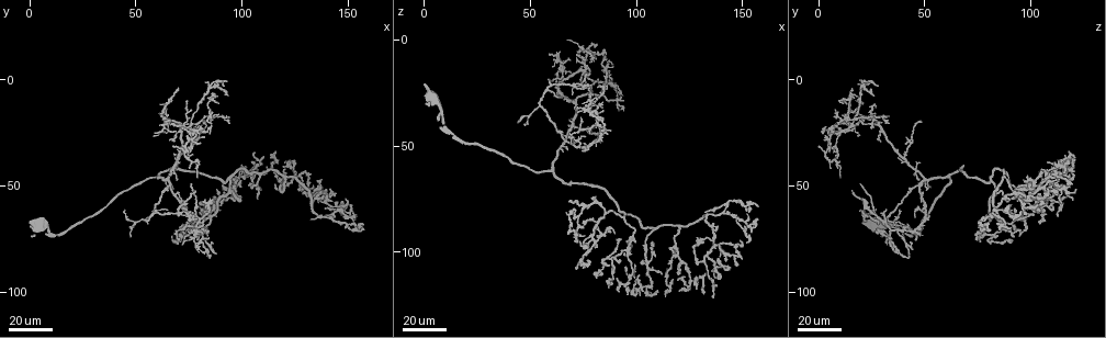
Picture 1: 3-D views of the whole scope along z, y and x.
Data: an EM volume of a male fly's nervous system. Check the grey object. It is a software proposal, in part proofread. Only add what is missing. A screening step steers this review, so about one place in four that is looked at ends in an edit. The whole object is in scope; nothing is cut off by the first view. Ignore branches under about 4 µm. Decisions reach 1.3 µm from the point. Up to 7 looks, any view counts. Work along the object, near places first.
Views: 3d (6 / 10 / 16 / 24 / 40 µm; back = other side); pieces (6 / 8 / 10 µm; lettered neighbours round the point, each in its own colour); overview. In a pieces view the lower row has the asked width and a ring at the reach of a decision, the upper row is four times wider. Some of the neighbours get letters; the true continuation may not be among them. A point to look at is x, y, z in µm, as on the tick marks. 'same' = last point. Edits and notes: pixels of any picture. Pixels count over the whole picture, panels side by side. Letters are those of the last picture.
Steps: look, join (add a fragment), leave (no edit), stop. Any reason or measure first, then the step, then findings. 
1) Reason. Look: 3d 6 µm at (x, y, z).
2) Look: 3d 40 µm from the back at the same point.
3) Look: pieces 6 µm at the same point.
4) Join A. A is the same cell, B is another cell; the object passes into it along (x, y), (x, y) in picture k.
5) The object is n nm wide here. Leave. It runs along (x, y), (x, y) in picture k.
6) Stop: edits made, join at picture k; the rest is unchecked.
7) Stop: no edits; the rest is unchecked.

Branch stops here. Look: 3d 24 µm at (82, 28, 44).

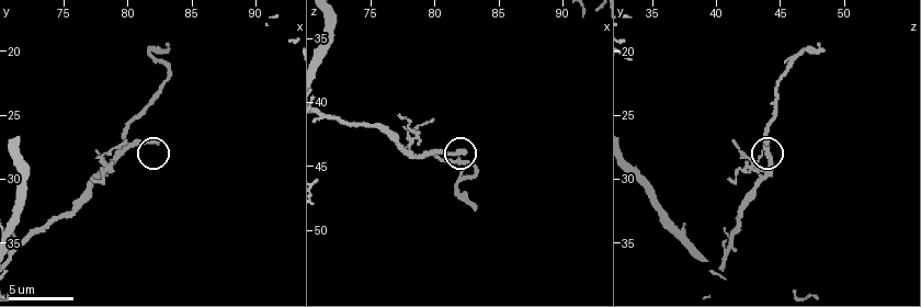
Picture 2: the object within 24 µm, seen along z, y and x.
What lies round it. Look: pieces 10 µm at (82.4, 27.0, 44.0).

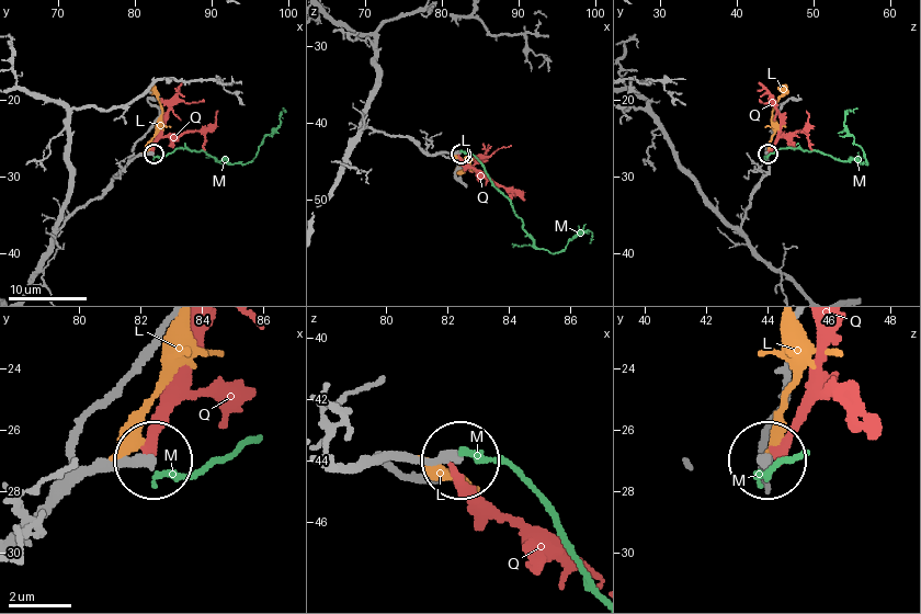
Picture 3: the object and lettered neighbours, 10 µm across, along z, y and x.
The object is 330 nm wide here. Leave. L, M and Q are other cells; none of them fits.

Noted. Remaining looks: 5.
Free end. Look: 3d 24 µm at (71, 77, 75).

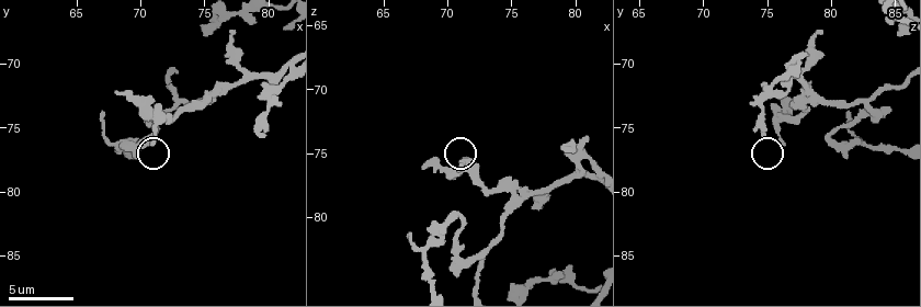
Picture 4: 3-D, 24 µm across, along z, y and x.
Zoom in. Look: 3d 6 µm at (71.0, 76.4, 76.4).

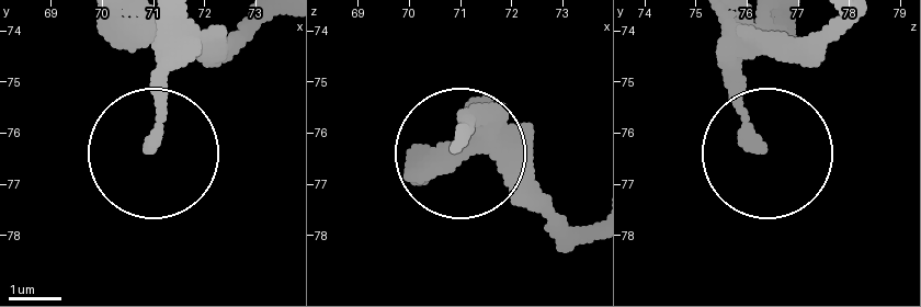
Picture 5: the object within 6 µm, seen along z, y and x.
Look: pieces 6 µm at (71.00, 76.20, 76.20).

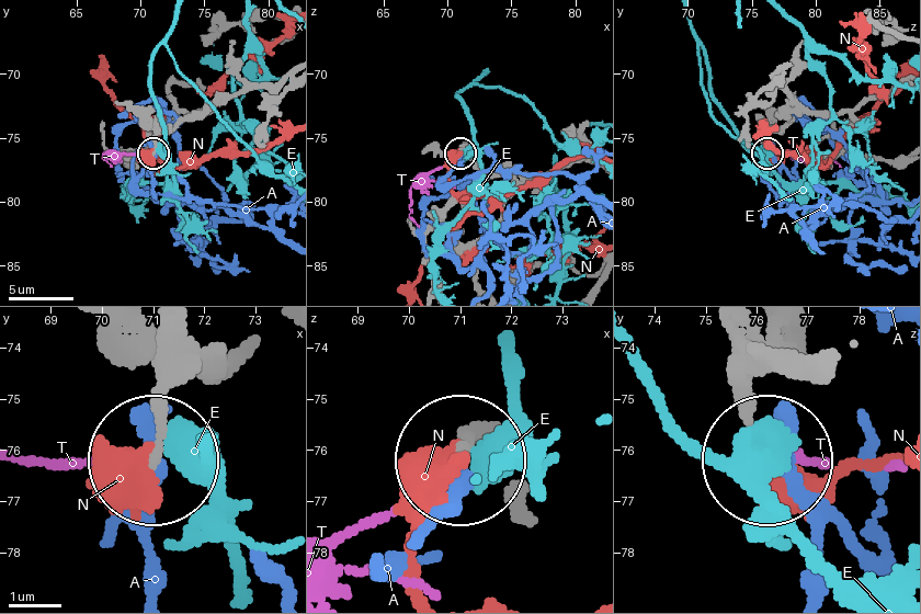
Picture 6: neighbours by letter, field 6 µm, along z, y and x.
Leave. A, E, N and T are other cells; it runs along (245, 349), (174, 379), (152, 454) in picture 6; none of them fits.

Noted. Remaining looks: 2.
An open end. Look: 3d 40 µm at (70, 48, 47).

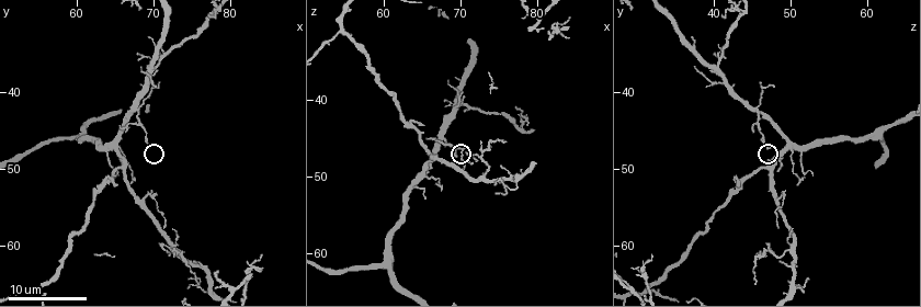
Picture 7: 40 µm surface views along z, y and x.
Look: pieces 10 µm at (69.5, 47.0, 47.5).

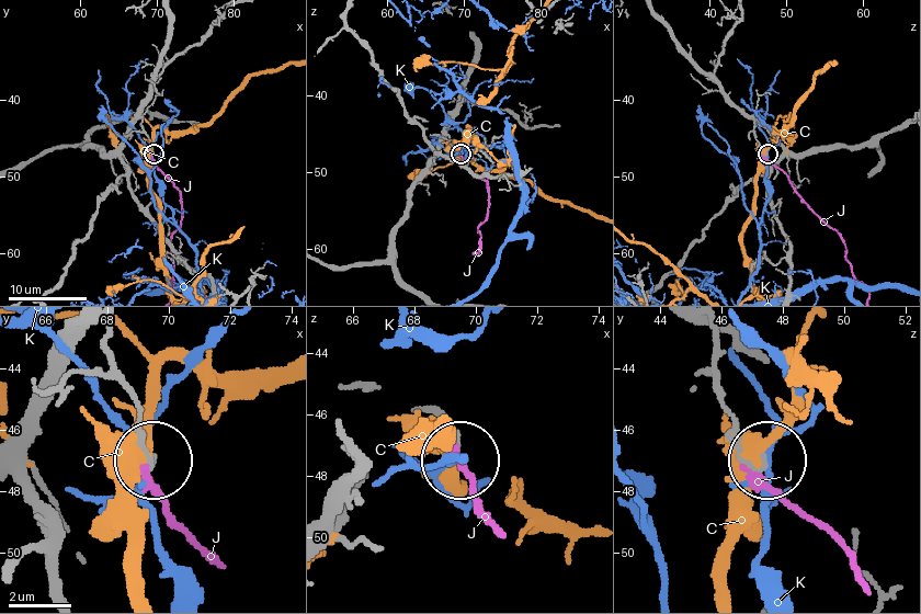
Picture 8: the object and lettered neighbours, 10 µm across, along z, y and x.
Leave. C, J and K are other cells; no lettered fragment goes on from it.

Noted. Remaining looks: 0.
Stop: no edits; the rest is unchecked.

